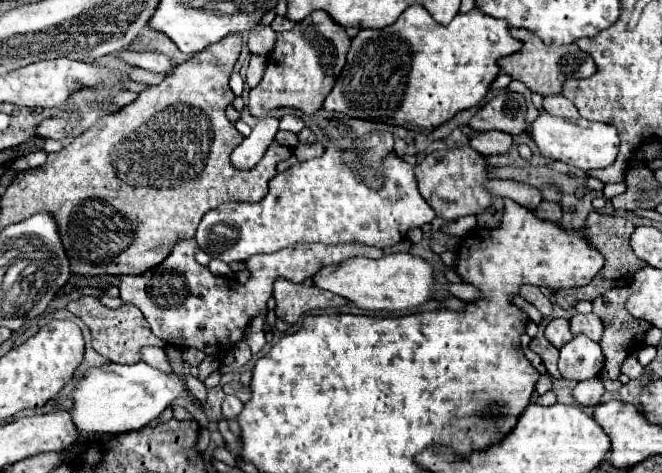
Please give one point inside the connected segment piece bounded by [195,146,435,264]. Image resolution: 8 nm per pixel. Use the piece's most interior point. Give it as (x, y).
(321, 200)

